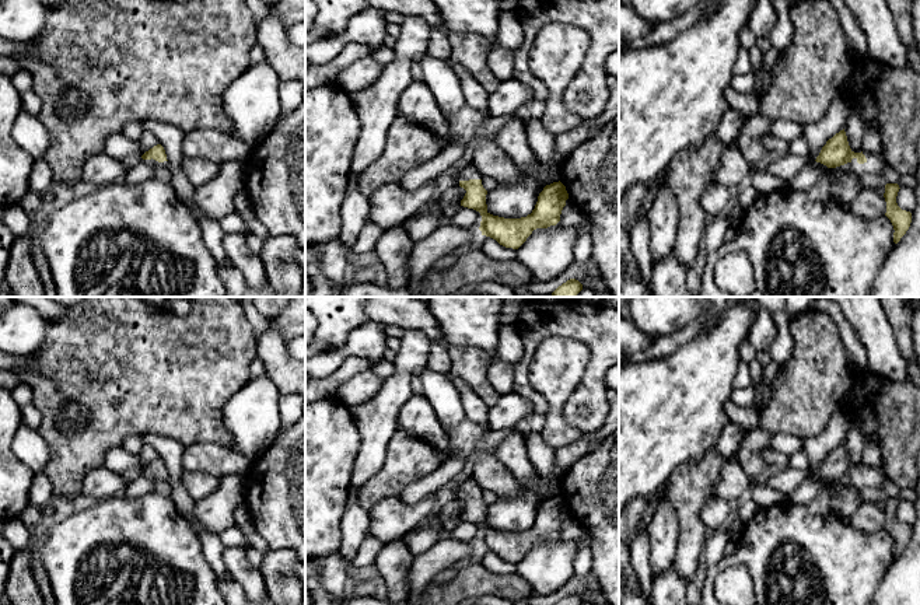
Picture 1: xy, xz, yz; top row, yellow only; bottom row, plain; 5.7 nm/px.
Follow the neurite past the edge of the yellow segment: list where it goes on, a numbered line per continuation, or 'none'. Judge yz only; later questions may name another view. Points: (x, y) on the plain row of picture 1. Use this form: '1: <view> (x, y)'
none

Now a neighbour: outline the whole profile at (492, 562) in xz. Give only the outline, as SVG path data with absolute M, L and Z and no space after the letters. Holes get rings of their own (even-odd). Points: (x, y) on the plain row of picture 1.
M482 549L478 559L483 567L486 567L489 571L493 571L496 574L514 574L514 573L517 573L515 563L506 562L490 550Z

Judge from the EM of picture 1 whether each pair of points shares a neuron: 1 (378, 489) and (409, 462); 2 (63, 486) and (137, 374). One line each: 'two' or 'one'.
1: one
2: one

